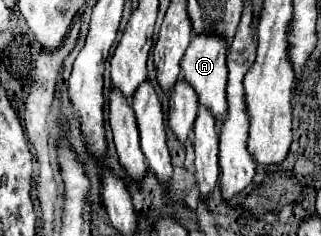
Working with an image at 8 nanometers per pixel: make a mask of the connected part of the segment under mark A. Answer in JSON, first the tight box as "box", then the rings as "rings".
{"box":[181,34,227,122],"rings":[[[199,34],[191,38],[189,48],[185,50],[185,56],[181,60],[181,72],[183,78],[193,86],[193,90],[199,96],[199,104],[207,106],[215,118],[221,122],[227,112],[227,98],[225,98],[225,86],[227,86],[227,66],[225,66],[225,54],[227,54],[227,42],[221,42],[221,38],[213,38],[207,34]]]}

